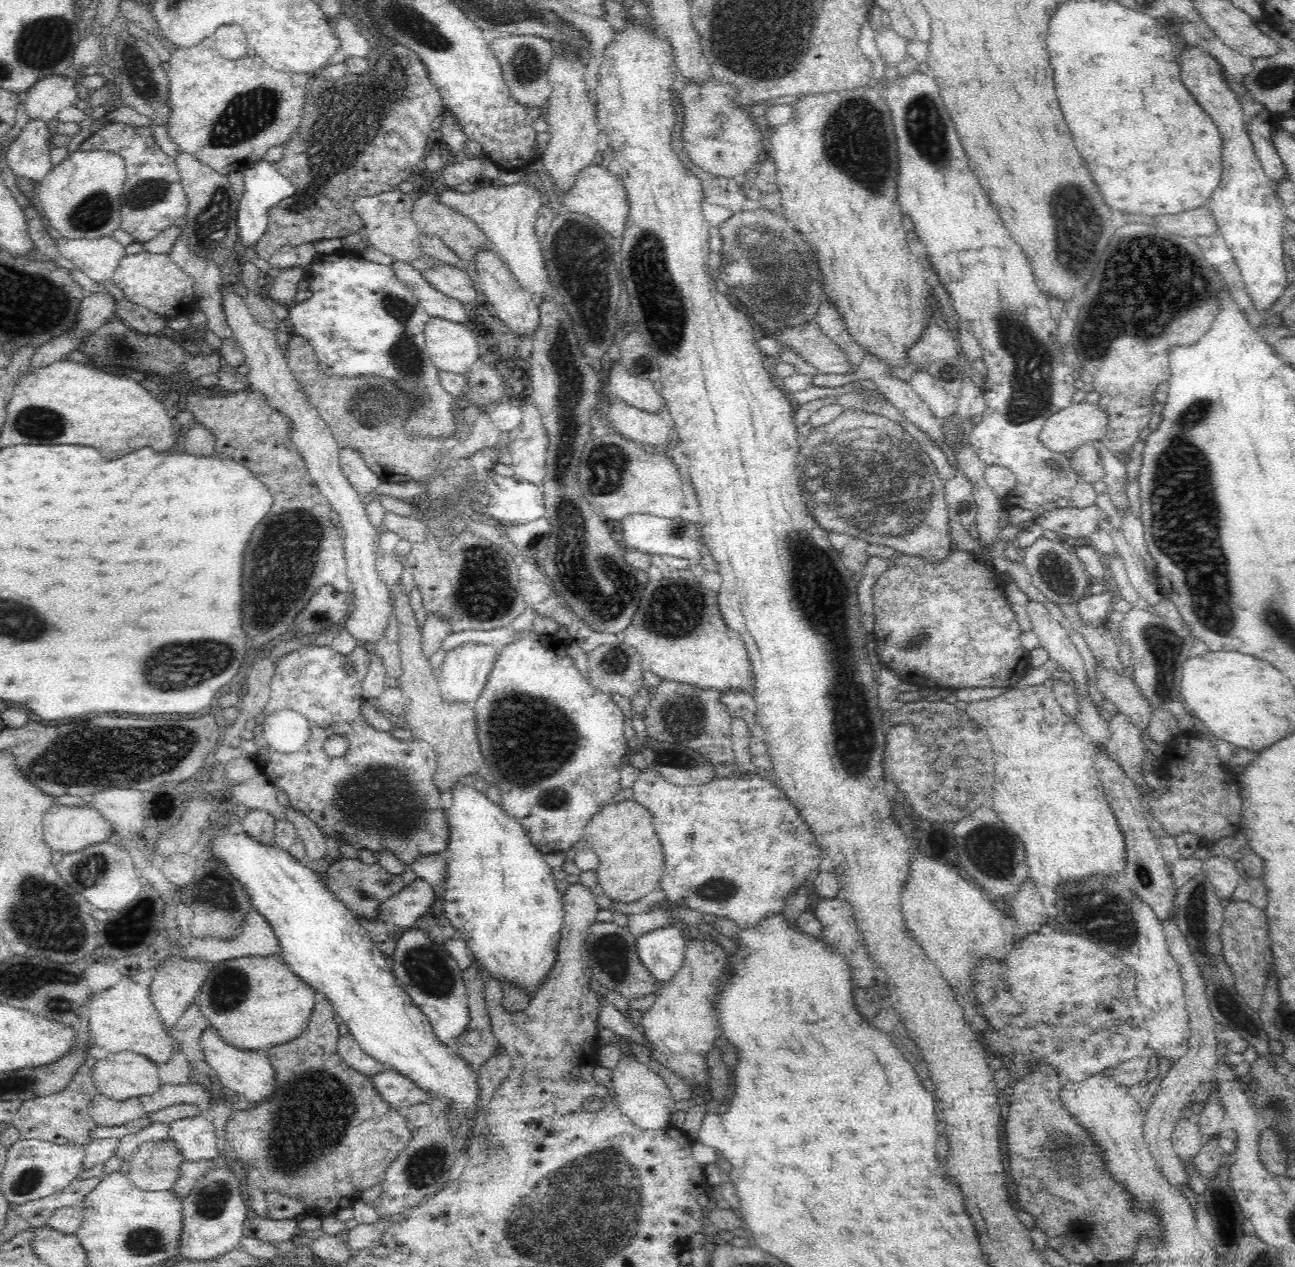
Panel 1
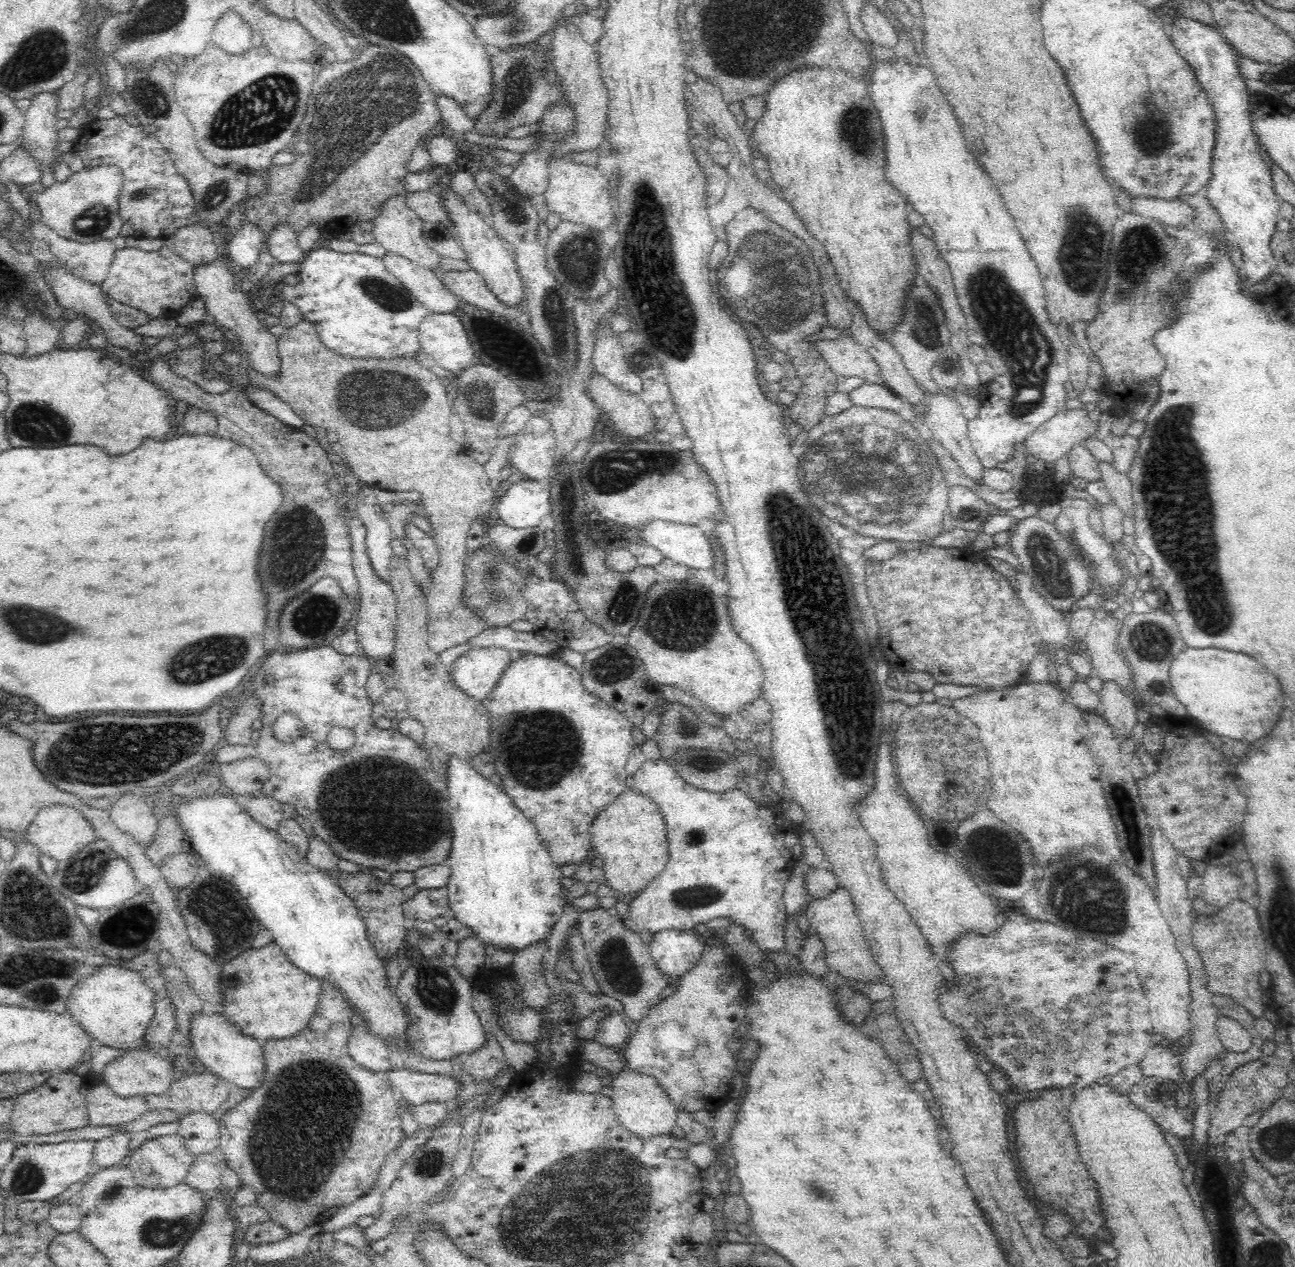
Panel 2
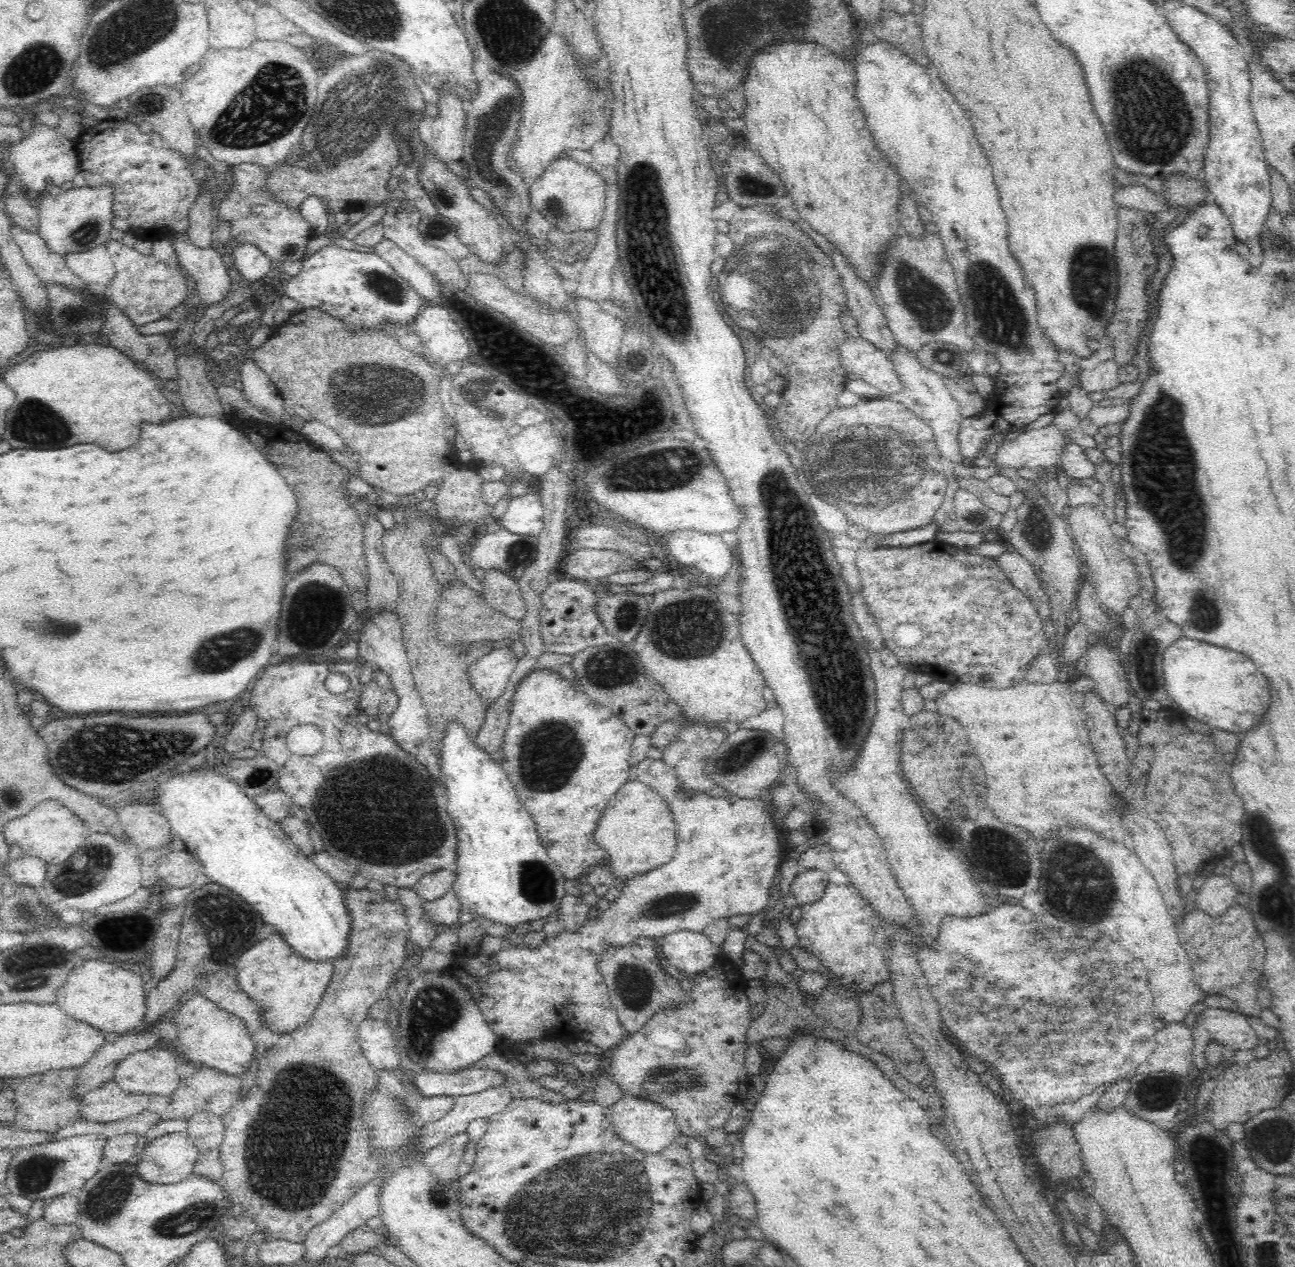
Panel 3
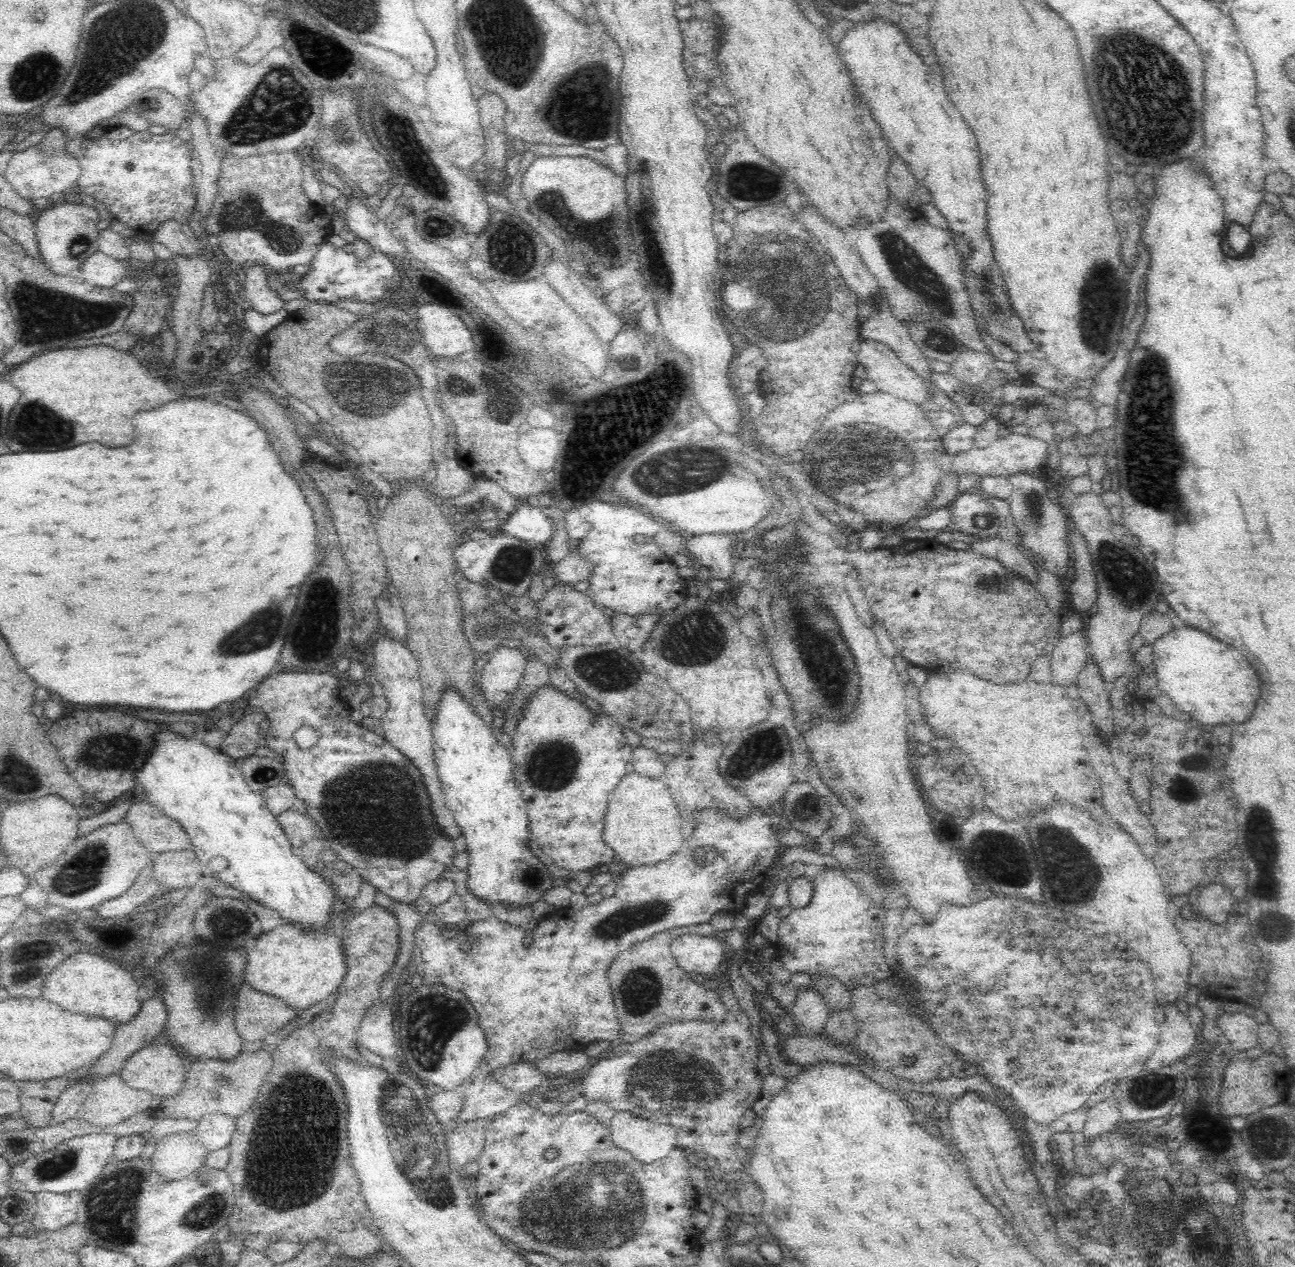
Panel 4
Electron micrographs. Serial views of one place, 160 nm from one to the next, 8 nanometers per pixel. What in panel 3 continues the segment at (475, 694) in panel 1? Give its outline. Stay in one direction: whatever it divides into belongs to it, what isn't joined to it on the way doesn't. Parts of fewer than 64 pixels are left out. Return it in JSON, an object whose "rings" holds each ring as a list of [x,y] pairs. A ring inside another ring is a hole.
{"rings":[[[509,646],[491,650],[474,664],[470,663],[470,682],[486,705],[503,696],[518,661]]]}

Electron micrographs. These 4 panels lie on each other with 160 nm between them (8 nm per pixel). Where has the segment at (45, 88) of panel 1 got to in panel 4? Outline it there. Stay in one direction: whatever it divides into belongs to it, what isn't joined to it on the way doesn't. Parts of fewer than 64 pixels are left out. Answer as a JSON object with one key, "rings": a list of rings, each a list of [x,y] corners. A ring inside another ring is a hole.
{"rings":[[[33,146],[26,151],[17,151],[11,154],[5,177],[18,197],[32,200],[34,198],[47,198],[52,194],[66,193],[73,189],[73,184],[77,183],[81,175],[79,159],[64,153],[64,149],[59,153],[44,155],[38,147]]]}

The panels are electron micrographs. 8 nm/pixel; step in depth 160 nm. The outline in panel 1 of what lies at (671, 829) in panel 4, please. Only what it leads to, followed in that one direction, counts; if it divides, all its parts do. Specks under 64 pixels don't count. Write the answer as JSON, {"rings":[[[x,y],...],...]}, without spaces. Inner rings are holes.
{"rings":[[[619,799],[607,804],[598,811],[585,826],[584,846],[592,849],[599,858],[595,870],[598,880],[598,891],[618,902],[634,902],[657,888],[664,872],[664,853],[657,830],[654,828],[650,810],[635,800]]]}

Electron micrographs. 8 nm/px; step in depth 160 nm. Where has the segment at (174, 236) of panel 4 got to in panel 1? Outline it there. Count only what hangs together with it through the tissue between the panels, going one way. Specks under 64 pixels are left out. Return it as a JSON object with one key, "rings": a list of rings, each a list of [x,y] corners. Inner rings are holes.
{"rings":[[[224,284],[221,286],[220,293],[222,293],[222,311],[226,317],[226,323],[232,329],[234,338],[244,354],[244,361],[248,364],[249,371],[243,379],[251,389],[262,391],[271,406],[288,419],[289,427],[291,427],[291,441],[302,455],[308,474],[331,504],[331,510],[338,512],[347,573],[351,582],[350,592],[354,593],[356,605],[355,610],[350,612],[344,620],[344,627],[361,645],[371,650],[374,644],[384,636],[393,614],[391,591],[380,578],[376,568],[377,556],[374,552],[377,539],[376,529],[370,523],[358,493],[341,471],[338,443],[334,440],[322,417],[318,415],[318,411],[306,398],[306,393],[287,366],[284,352],[276,341],[276,331],[263,327],[250,315],[244,292],[236,291],[229,284]]]}

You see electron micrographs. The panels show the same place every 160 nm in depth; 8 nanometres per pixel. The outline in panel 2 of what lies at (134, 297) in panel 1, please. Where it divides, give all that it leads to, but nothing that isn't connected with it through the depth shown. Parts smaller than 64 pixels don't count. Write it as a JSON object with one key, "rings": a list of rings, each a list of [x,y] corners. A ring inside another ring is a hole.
{"rings":[[[168,247],[153,252],[122,248],[115,250],[106,281],[100,286],[108,298],[142,311],[149,319],[173,318],[180,308],[198,298],[192,274],[193,264]]]}

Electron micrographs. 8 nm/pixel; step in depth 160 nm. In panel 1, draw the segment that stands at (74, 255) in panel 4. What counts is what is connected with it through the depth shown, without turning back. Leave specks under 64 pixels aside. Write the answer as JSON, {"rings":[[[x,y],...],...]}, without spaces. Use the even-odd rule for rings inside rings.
{"rings":[[[75,151],[51,168],[36,185],[39,204],[52,228],[65,238],[100,239],[122,228],[120,196],[126,182],[125,162],[118,154]]]}

